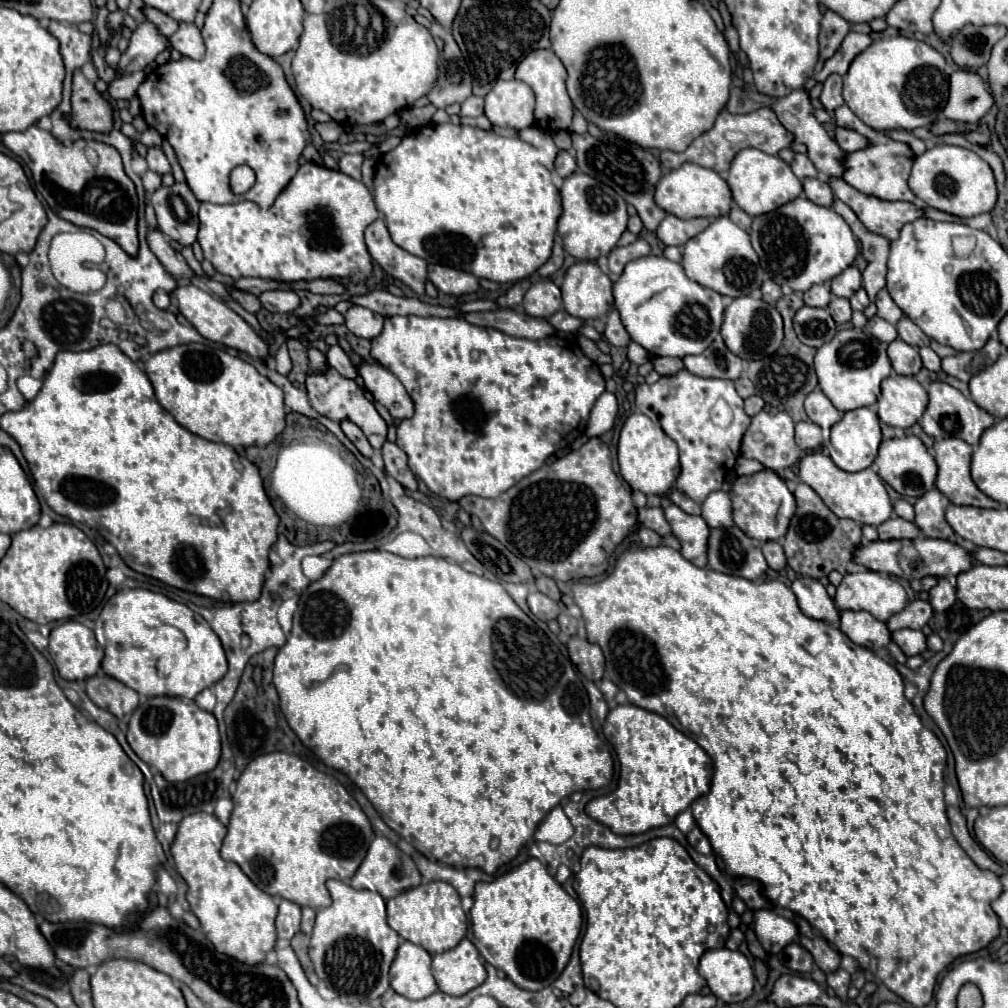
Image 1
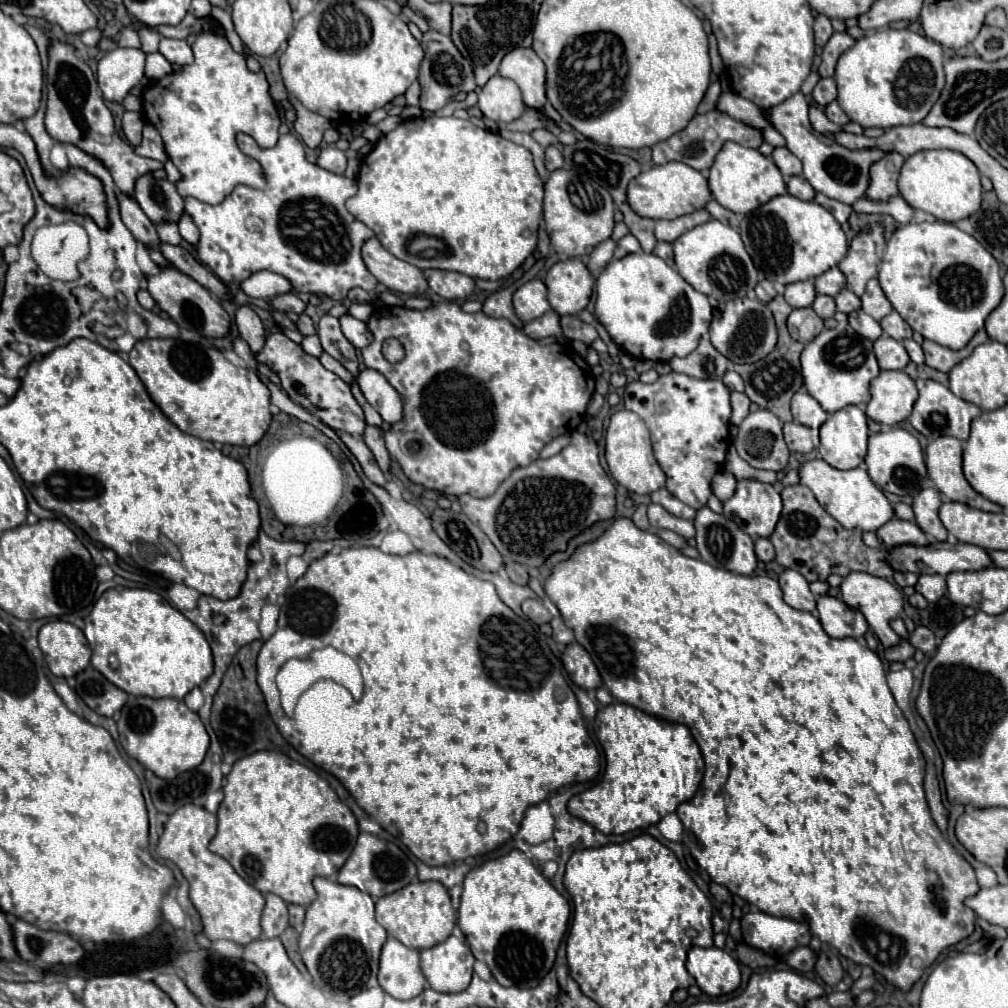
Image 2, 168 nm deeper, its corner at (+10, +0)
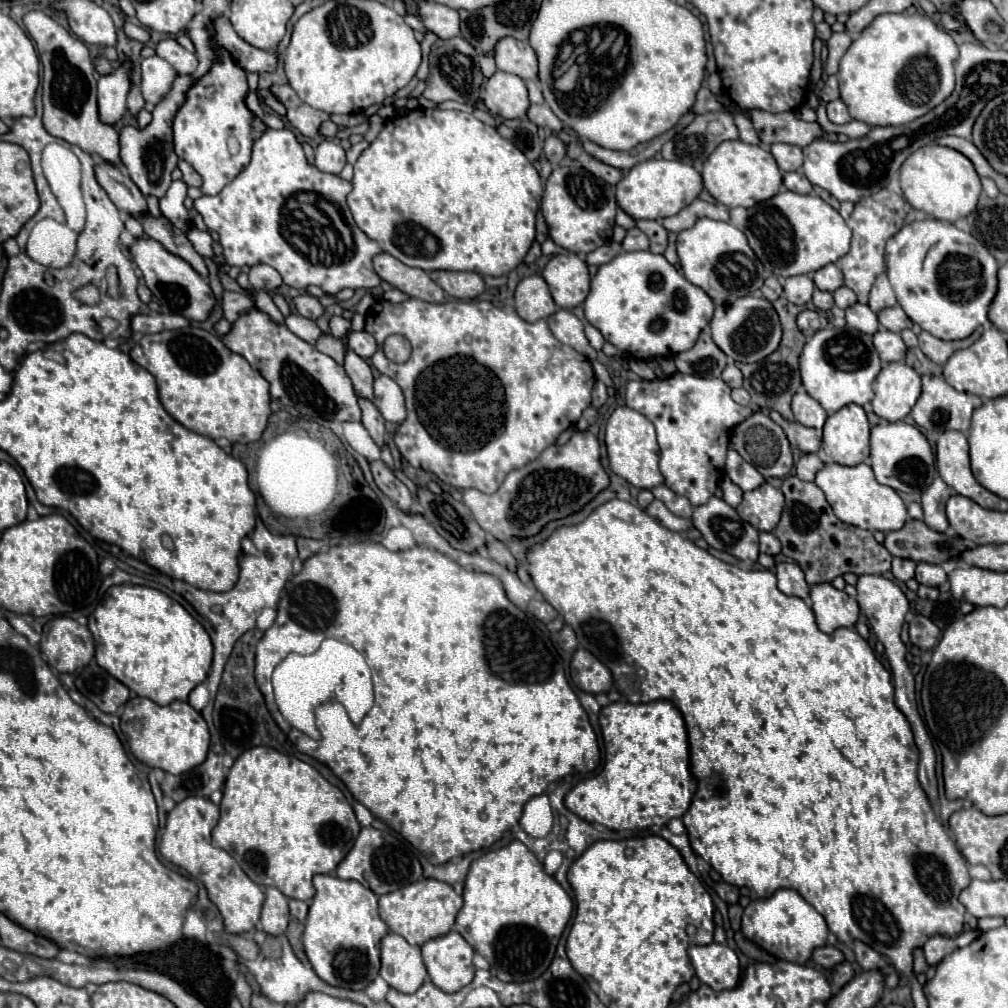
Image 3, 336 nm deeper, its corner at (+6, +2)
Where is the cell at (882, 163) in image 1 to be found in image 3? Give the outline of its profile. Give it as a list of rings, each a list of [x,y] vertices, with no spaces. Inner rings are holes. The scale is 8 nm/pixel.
[[[834,100],[834,102],[828,102],[826,106],[828,110],[828,120],[834,122],[834,124],[848,124],[852,118],[848,114],[848,108],[842,100]]]

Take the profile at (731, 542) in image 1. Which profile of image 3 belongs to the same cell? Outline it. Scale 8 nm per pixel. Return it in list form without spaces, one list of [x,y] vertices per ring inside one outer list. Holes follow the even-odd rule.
[[[712,496],[706,504],[694,508],[694,514],[692,514],[692,524],[702,532],[704,540],[716,548],[716,550],[724,550],[740,560],[750,560],[750,562],[756,562],[758,558],[758,530],[752,528],[746,520],[742,520],[738,516],[738,512],[728,506],[722,498],[716,498]]]

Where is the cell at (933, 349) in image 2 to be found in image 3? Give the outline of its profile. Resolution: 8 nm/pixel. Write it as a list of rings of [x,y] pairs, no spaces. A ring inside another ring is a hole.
[[[976,330],[972,336],[964,338],[964,340],[952,340],[952,342],[946,342],[946,340],[940,340],[936,336],[932,336],[930,332],[920,332],[918,340],[920,340],[920,350],[936,364],[944,364],[956,350],[960,348],[968,348],[970,344],[974,344],[974,340],[978,340],[982,330]]]

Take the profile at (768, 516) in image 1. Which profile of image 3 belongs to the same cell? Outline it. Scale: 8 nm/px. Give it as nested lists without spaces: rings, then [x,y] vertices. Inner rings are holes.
[[[764,482],[756,490],[744,492],[744,500],[736,510],[742,516],[742,520],[750,522],[756,530],[770,532],[780,520],[784,503],[784,494],[772,484]]]

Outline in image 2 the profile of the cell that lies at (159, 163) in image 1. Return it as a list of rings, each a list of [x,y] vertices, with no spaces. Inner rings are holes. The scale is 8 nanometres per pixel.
[[[124,112],[122,116],[122,130],[128,138],[128,142],[132,146],[140,146],[142,142],[142,126],[144,126],[144,120],[142,120],[142,114],[140,112]]]

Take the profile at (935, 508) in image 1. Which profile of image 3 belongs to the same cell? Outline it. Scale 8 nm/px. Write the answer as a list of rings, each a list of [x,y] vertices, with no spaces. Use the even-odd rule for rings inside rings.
[[[934,478],[930,488],[922,494],[924,522],[938,532],[946,532],[948,528],[944,508],[946,508],[946,500],[950,498],[950,494],[952,494],[952,488],[942,478]]]

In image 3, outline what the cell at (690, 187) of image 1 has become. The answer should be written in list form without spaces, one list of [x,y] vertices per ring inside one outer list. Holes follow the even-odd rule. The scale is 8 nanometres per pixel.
[[[646,160],[630,168],[622,180],[616,184],[616,200],[618,206],[632,216],[634,220],[656,220],[678,214],[686,204],[690,204],[702,192],[702,176],[688,164],[678,160]]]

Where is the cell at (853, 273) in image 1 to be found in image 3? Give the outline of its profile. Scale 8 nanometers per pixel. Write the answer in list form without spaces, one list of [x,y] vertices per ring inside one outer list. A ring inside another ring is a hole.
[[[826,264],[824,268],[820,268],[818,272],[812,274],[812,280],[818,290],[826,290],[826,292],[834,292],[836,288],[840,288],[844,284],[842,270],[836,264]]]

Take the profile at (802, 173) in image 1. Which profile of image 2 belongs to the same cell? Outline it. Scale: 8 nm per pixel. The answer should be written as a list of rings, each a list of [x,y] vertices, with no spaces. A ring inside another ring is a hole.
[[[776,148],[772,154],[776,166],[780,168],[780,172],[788,178],[788,176],[798,176],[802,174],[802,162],[788,150],[788,148]]]

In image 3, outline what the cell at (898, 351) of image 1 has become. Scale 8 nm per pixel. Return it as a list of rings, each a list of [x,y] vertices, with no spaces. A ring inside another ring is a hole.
[[[880,328],[874,334],[874,348],[880,354],[880,360],[884,364],[888,364],[888,362],[902,362],[906,358],[906,350],[908,350],[904,340],[900,338],[900,334],[884,330],[884,328]]]

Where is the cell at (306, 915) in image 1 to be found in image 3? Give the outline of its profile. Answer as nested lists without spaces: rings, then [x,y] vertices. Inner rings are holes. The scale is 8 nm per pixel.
[[[290,900],[290,916],[304,922],[306,920],[306,914],[308,914],[308,902],[302,902],[302,900]]]

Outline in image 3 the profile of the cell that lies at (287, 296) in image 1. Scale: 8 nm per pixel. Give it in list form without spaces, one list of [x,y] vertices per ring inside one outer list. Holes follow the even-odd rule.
[[[300,294],[294,298],[294,306],[296,312],[310,318],[310,320],[318,320],[324,314],[324,306],[318,302],[318,298],[310,296],[310,294]]]

